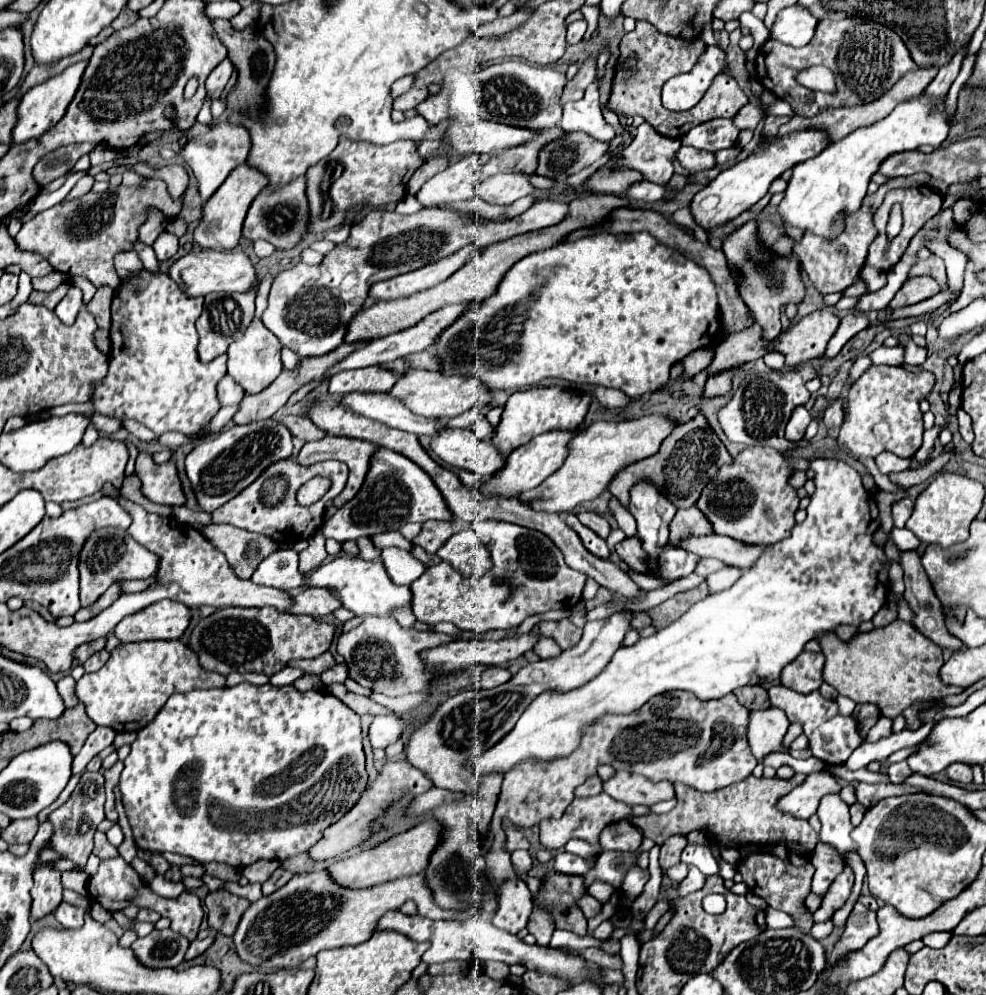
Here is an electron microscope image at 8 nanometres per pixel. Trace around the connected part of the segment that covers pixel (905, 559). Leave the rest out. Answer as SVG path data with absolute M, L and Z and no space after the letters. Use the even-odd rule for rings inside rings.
M902 552L900 564L904 568L904 582L906 582L904 598L910 610L914 612L914 618L910 624L920 634L924 634L926 638L930 638L942 648L952 648L952 650L964 648L962 642L958 642L958 638L950 638L950 634L946 634L946 620L942 614L942 604L936 598L932 584L920 564L920 556L916 552L914 554Z

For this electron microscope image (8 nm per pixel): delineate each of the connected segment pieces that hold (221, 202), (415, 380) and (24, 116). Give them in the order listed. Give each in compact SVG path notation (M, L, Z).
M248 164L236 166L230 172L230 176L224 180L224 184L214 192L214 196L204 204L204 218L194 232L194 240L202 248L232 250L238 244L238 238L242 232L242 222L244 222L244 216L246 216L252 200L258 196L258 192L266 184L268 184L268 178L254 166L248 166Z
M416 368L398 378L394 388L390 390L390 396L402 400L410 410L428 418L454 418L470 408L484 408L492 402L492 394L480 378L466 378L460 374L444 374Z
M88 60L76 62L76 64L68 66L62 74L48 78L46 82L42 82L42 84L38 84L38 86L30 88L30 90L24 94L24 98L22 98L20 106L18 106L18 124L16 124L14 132L12 132L16 144L26 142L26 140L30 140L30 138L38 138L38 136L42 136L46 130L50 130L54 124L60 122L60 118L66 114L66 108L68 108L68 104L72 102L72 98L74 98L78 86L80 86L80 80L82 80L82 74L84 74L86 66L88 66Z

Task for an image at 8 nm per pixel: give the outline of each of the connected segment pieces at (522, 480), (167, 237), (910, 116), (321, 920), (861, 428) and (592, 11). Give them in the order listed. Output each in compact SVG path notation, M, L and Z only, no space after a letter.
M582 428L576 430L550 430L544 432L536 438L532 438L528 444L518 446L506 460L506 466L500 470L500 474L496 474L494 478L486 480L482 486L484 494L498 494L498 496L506 496L506 498L514 498L526 490L536 488L538 484L542 484L550 474L554 474L566 460L566 450L570 440L580 432Z
M164 232L164 234L160 234L158 236L158 240L154 242L154 252L156 252L156 258L158 258L158 262L164 262L164 260L168 260L168 258L172 258L179 249L179 239L173 235L168 234L168 232Z
M920 94L900 102L886 118L872 126L854 130L846 138L828 144L826 150L822 150L822 154L816 158L794 166L786 196L778 206L780 216L790 226L796 226L804 232L810 230L814 234L836 238L842 232L842 218L862 206L868 182L878 172L880 164L896 152L918 150L922 144L930 144L934 149L940 148L954 120L956 114L946 114L946 98L938 100Z
M302 872L292 876L292 880L276 890L270 896L262 896L260 900L252 902L250 908L242 914L240 924L234 932L234 946L240 960L266 968L266 970L280 970L280 968L296 968L310 956L316 956L320 950L326 948L340 948L340 946L356 946L366 942L374 930L382 914L390 910L398 910L406 900L416 902L418 916L432 918L432 920L456 920L466 922L478 916L478 906L466 910L442 910L434 902L434 894L426 882L426 874L404 876L398 880L390 880L378 886L370 886L364 890L352 890L336 884L332 876L324 872Z
M870 366L850 388L838 444L844 444L858 458L876 458L884 450L900 458L914 458L924 432L918 402L930 394L932 384L934 376L930 372L914 374L896 366Z
M584 4L580 10L584 18L588 21L587 22L588 28L584 35L584 39L585 39L585 37L591 37L593 32L597 29L597 25L598 25L597 21L598 21L600 9L598 6L587 6Z

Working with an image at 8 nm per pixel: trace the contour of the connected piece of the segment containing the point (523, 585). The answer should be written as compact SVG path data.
M484 520L472 522L480 542L488 548L492 568L486 576L466 578L448 562L426 568L426 572L410 584L412 614L424 624L452 622L460 630L484 634L488 630L518 628L524 618L546 610L568 610L580 602L586 582L584 574L570 570L562 552L536 530L526 530L518 524Z

